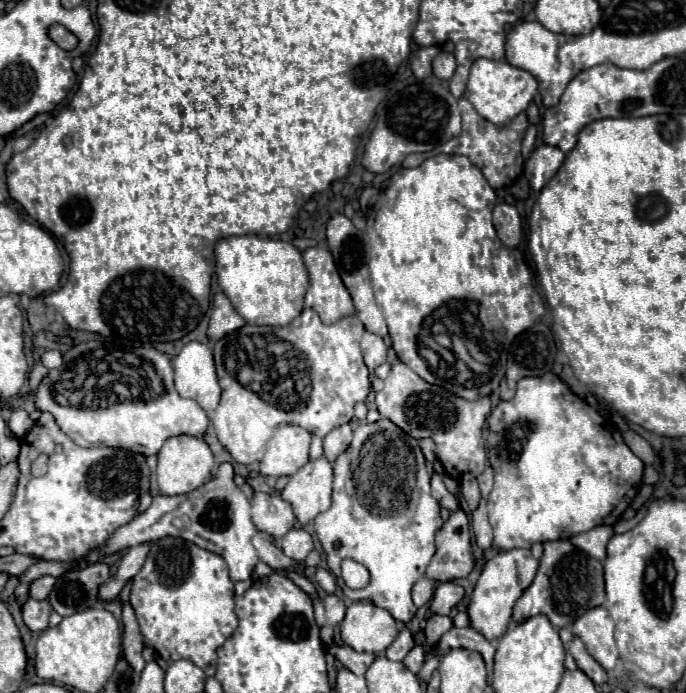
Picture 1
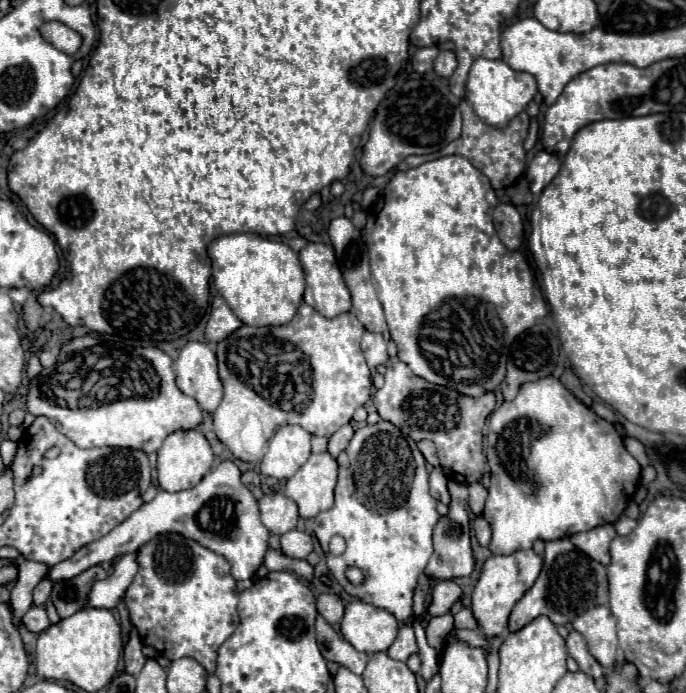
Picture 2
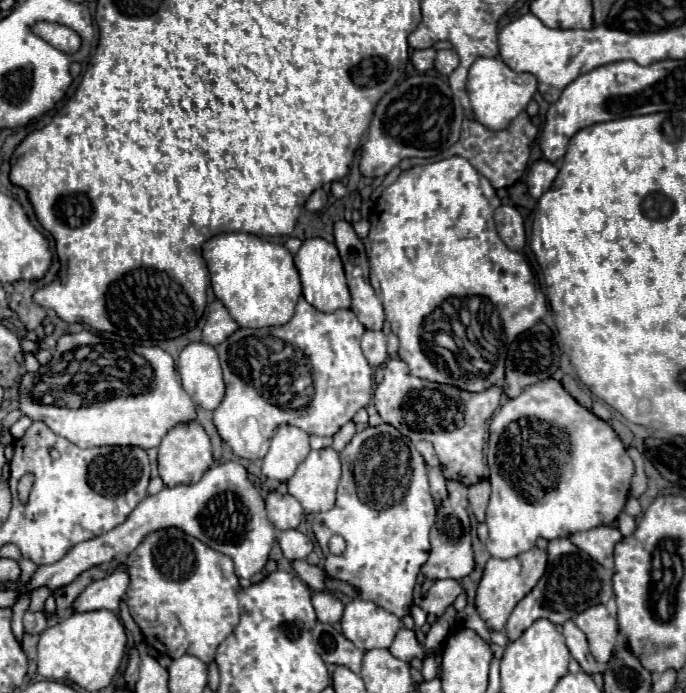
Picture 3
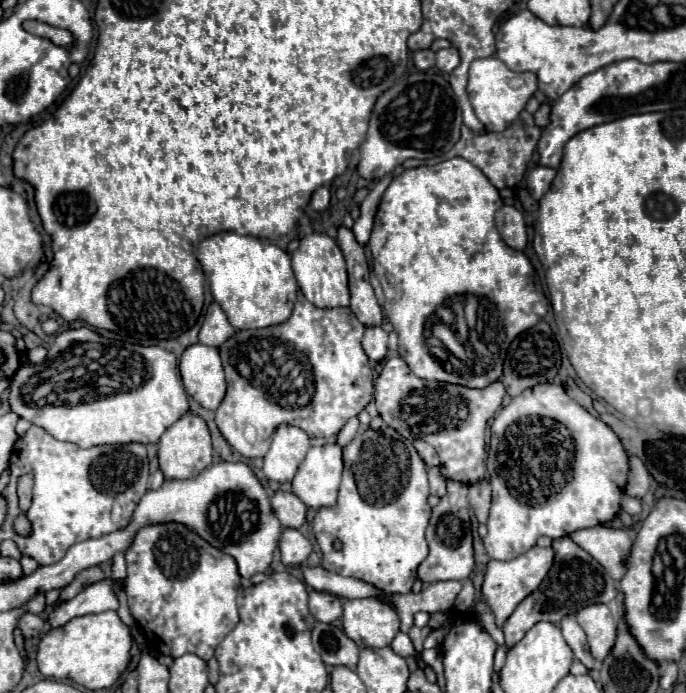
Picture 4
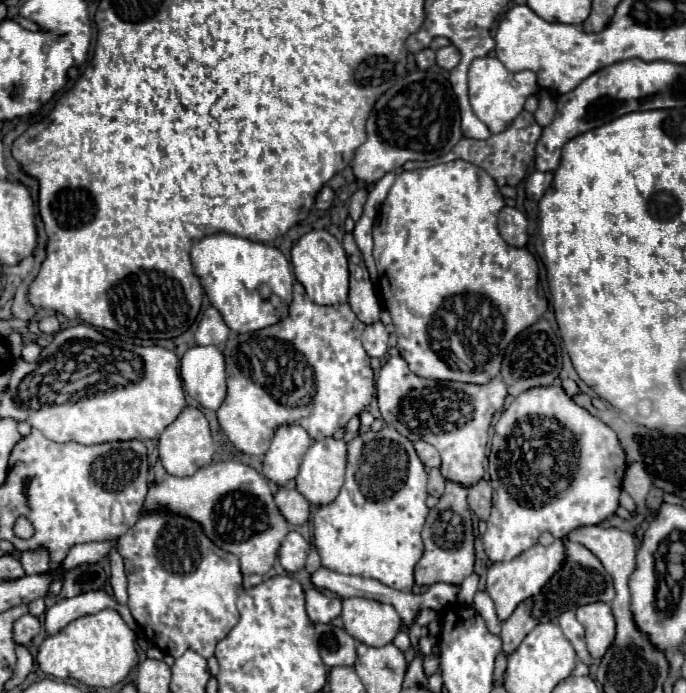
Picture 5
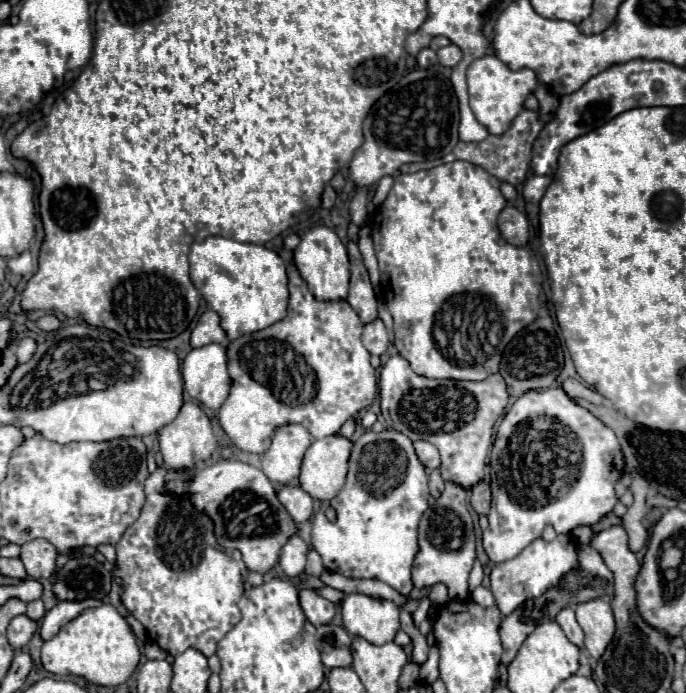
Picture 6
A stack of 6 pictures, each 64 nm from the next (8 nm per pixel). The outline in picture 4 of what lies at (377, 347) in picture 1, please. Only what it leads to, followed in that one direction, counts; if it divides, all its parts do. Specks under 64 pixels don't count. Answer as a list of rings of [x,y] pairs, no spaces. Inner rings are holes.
[[[380,326],[366,328],[362,338],[362,348],[372,364],[378,364],[386,358],[386,352],[388,352],[386,344],[388,344],[388,334]]]

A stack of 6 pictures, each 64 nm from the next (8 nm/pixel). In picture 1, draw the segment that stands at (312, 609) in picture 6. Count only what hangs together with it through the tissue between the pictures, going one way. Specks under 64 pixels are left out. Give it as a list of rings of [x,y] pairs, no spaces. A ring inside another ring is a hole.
[[[328,594],[324,596],[324,608],[326,608],[326,618],[328,624],[338,626],[344,620],[344,612],[346,612],[346,604],[336,596],[336,594]]]

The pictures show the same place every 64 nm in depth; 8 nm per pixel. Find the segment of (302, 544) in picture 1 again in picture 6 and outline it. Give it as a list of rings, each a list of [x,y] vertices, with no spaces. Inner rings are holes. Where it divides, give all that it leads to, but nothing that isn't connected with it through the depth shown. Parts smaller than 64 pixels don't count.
[[[296,534],[290,536],[288,544],[284,544],[282,552],[280,552],[280,568],[286,576],[296,576],[304,570],[306,564],[306,556],[308,556],[308,544]]]

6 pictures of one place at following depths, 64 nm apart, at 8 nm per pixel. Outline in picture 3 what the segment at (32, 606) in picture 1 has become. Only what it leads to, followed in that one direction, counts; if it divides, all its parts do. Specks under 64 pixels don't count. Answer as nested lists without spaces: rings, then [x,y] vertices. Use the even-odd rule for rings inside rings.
[[[26,612],[24,614],[24,630],[28,634],[40,634],[44,632],[48,626],[48,620],[46,620],[46,614],[44,612]]]

